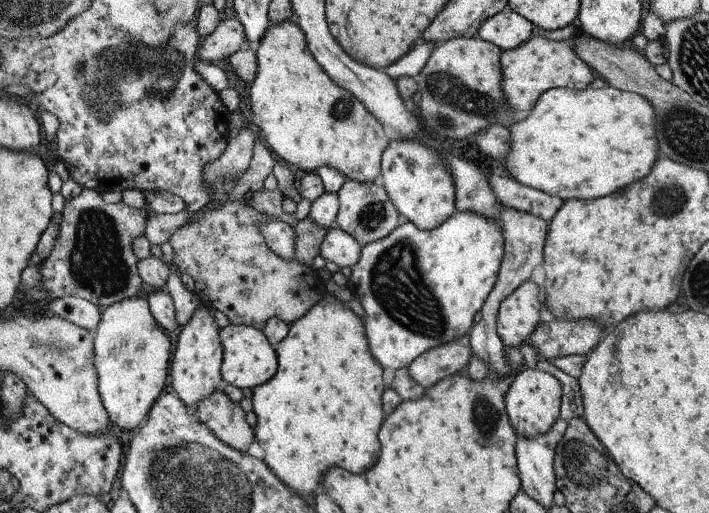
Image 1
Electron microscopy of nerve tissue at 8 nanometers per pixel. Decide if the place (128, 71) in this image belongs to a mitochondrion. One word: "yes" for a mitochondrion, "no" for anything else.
yes

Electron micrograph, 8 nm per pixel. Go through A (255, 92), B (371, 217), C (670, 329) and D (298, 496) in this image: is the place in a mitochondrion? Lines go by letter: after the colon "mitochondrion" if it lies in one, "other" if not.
A: other
B: mitochondrion
C: other
D: other

